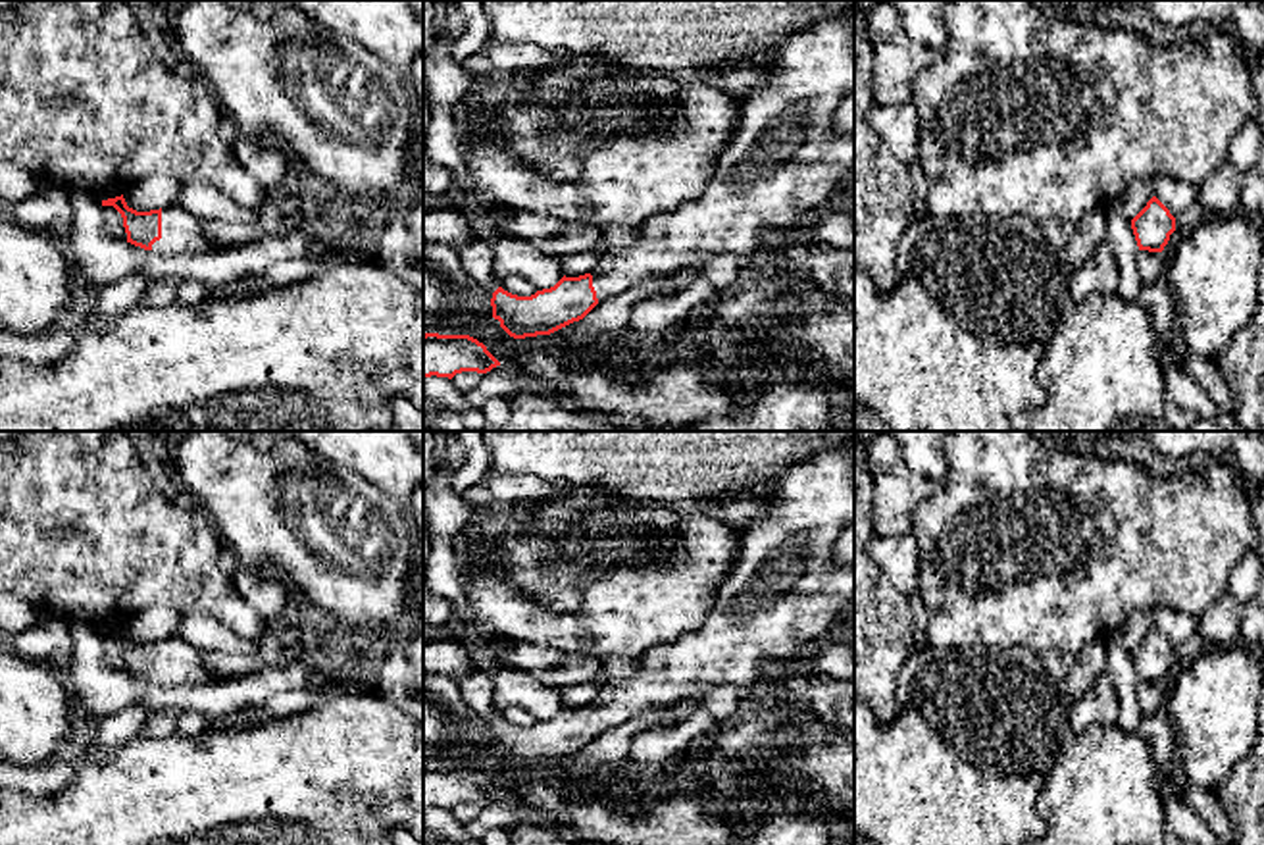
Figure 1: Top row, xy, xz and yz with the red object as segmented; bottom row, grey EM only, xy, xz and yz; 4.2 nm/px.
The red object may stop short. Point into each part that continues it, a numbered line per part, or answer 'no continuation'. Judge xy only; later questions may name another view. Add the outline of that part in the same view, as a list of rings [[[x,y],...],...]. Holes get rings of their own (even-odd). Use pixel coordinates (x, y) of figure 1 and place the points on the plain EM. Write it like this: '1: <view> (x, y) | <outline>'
1: xy (181, 665) | [[[183,637],[162,639],[162,670],[152,676],[162,687],[175,685],[215,685],[223,679],[204,664],[204,653]]]

